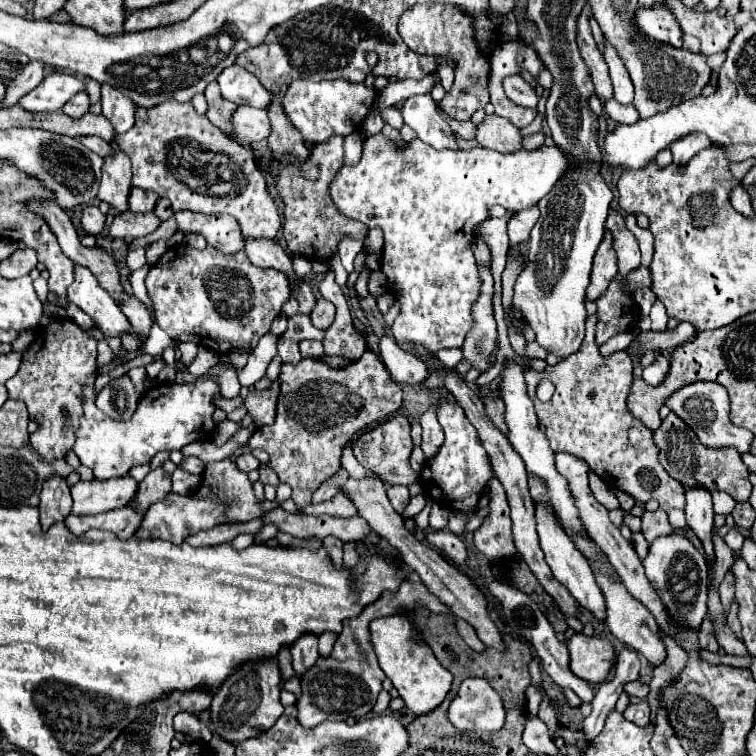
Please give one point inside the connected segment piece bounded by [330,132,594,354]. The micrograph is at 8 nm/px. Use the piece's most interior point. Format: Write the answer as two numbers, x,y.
429,203

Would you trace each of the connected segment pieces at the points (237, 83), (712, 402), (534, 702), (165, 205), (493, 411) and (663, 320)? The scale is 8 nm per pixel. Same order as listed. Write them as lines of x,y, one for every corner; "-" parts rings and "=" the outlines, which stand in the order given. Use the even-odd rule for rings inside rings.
240,66
224,68
216,82
220,86
222,96
238,106
248,104
254,108
268,108
272,100
270,92
260,84
260,80
=
694,382
688,384
680,390
676,390
668,400
666,406
680,416
698,436
698,440
706,446
706,448
736,448
740,454
748,454
752,448
752,440
754,434
748,430
742,430
738,426
734,426
728,418
730,414
730,398
724,386
716,384
716,382
=
530,684
526,688
526,704
528,704
528,718
536,718
538,716
538,708
544,700
544,690
540,686
=
160,198
160,200
156,202
154,214
156,214
156,216
160,216
160,220
162,220
162,222
164,222
164,220
168,220
168,218
172,218
172,208
170,208
170,200
168,200
168,198
=
492,398
484,406
486,406
486,414
488,414
490,422
496,428
500,428
500,432
504,432
504,436
508,436
508,426
504,424
504,402
500,398
=
656,300
656,304
652,306
650,320
652,320
652,330
656,330
656,332
668,330
668,314
666,314
666,308
660,300

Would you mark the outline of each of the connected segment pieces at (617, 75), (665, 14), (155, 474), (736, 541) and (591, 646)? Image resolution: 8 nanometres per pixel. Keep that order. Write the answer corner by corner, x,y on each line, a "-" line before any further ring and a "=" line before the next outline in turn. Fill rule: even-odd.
606,42
606,64
610,66
610,78
612,78
612,84
614,84
614,98
620,102
620,104
630,104
632,98
634,98
634,88
632,88
632,82
630,82
630,76
622,64
622,60
618,58
616,50
=
652,6
652,8
636,10
636,24
640,32
644,32
652,40
672,44
676,48
682,46
682,32
678,28
676,18
666,6
=
162,468
150,470
148,476
138,484
136,500
132,500
132,504
128,504
128,506
146,514
146,508
154,502
164,500
168,492
170,492
170,476
164,474
=
730,528
730,532
724,536
724,542
732,548
732,550
740,550
742,548
742,542
744,542
744,536
736,530
736,528
=
574,634
566,646
570,652
570,668
574,676
584,678
590,684
606,680
606,674
616,658
614,646
608,640

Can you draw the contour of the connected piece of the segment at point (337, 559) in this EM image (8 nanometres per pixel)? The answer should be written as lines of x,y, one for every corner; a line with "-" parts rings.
326,536
324,540
322,540
322,548
328,552
328,556
330,556
330,560
332,560
332,564
336,566
336,568
340,568
342,566
342,540
338,540
336,536

